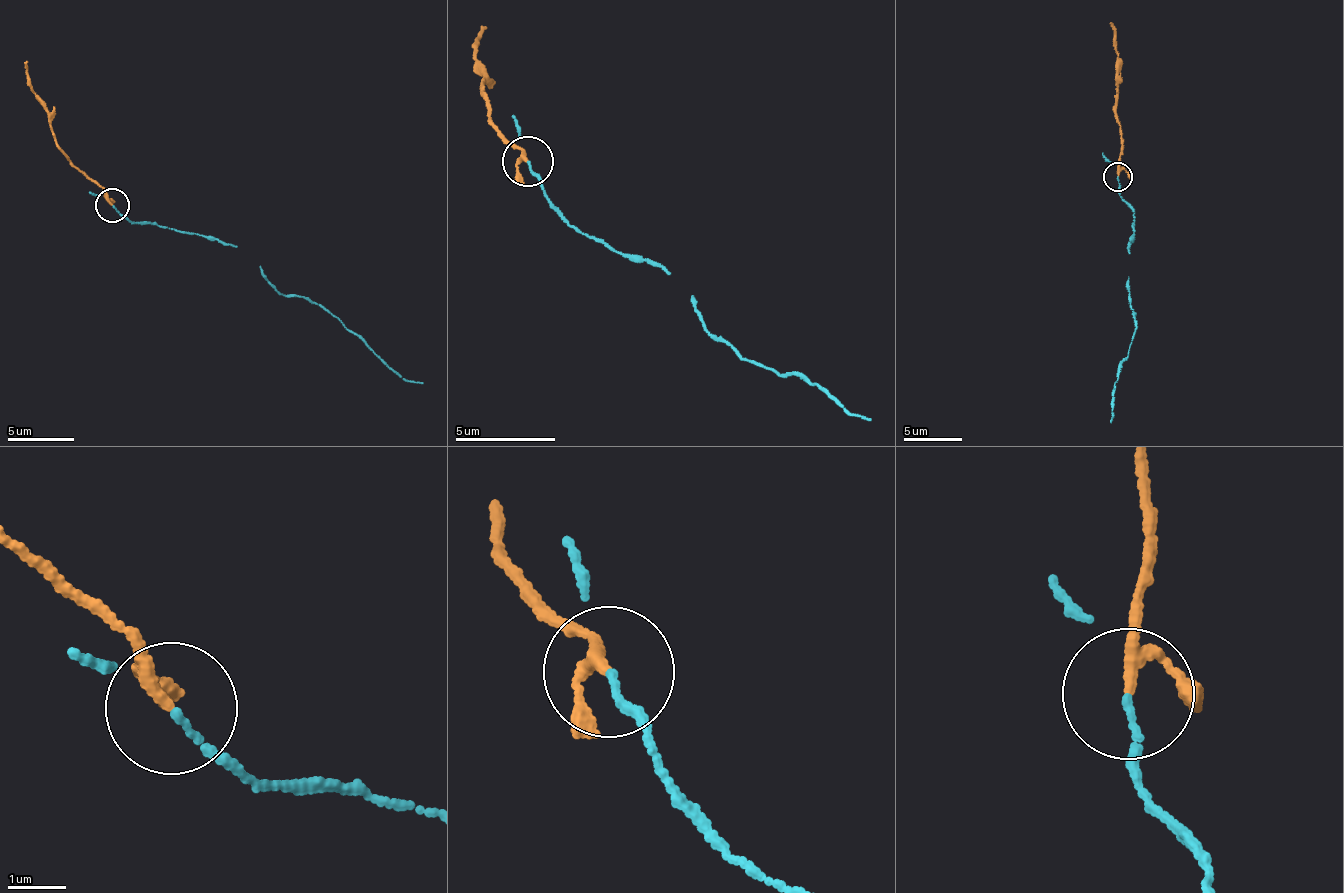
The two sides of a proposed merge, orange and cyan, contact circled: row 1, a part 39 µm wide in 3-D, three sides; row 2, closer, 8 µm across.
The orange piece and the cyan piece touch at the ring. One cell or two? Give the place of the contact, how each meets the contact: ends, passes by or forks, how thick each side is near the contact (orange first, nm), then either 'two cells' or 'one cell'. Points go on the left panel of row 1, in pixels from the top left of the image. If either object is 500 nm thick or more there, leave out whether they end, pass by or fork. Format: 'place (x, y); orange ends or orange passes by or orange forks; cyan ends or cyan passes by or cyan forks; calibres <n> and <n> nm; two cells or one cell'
place (112, 205); orange passes by; cyan passes by; calibres 170 and 70 nm; two cells

